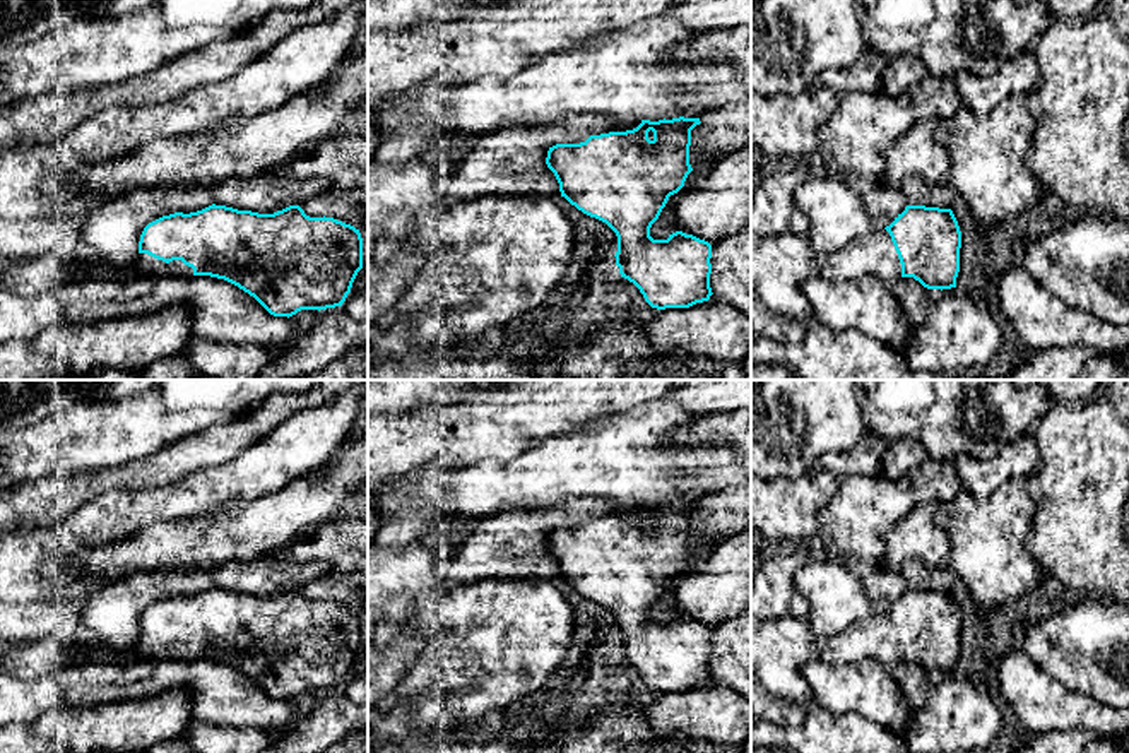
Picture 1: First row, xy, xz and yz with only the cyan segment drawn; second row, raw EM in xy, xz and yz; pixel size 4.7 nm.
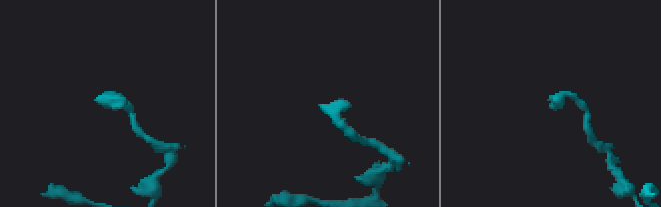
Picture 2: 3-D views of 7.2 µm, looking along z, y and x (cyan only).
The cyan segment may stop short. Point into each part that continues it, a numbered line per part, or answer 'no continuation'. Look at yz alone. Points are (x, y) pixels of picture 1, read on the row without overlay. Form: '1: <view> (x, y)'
1: yz (874, 637)

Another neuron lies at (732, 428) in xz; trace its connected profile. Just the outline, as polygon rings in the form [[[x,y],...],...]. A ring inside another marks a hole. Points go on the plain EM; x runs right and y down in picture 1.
[[[751,407],[705,414],[684,430],[676,431],[669,447],[727,445],[751,457]]]

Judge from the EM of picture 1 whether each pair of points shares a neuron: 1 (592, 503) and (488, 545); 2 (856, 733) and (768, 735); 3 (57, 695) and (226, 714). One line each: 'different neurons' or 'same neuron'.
1: same neuron
2: same neuron
3: same neuron

